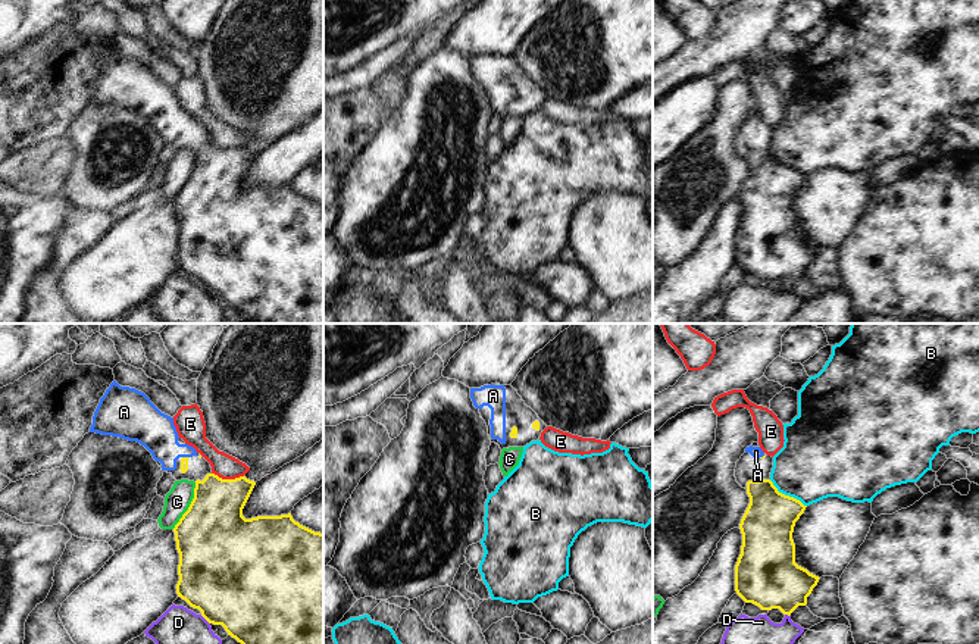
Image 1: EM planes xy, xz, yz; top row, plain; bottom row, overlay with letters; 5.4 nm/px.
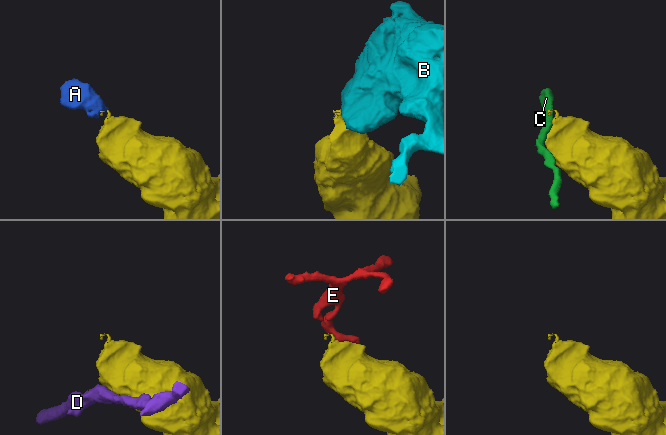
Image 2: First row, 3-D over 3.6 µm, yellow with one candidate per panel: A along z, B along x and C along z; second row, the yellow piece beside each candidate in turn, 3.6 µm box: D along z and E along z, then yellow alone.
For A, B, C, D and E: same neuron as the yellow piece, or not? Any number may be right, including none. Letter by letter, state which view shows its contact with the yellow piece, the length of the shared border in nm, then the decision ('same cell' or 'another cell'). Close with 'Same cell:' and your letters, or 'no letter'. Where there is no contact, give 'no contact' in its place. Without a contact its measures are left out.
A: xy | 40 nm | same cell
B: yz | 260 nm | another cell
C: xy | 280 nm | another cell
D: xy | 80 nm | another cell
E: xy | 180 nm | another cell
Same cell: A

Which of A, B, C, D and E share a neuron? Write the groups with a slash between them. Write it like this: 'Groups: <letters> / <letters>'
Groups: A / B / C / D / E.

